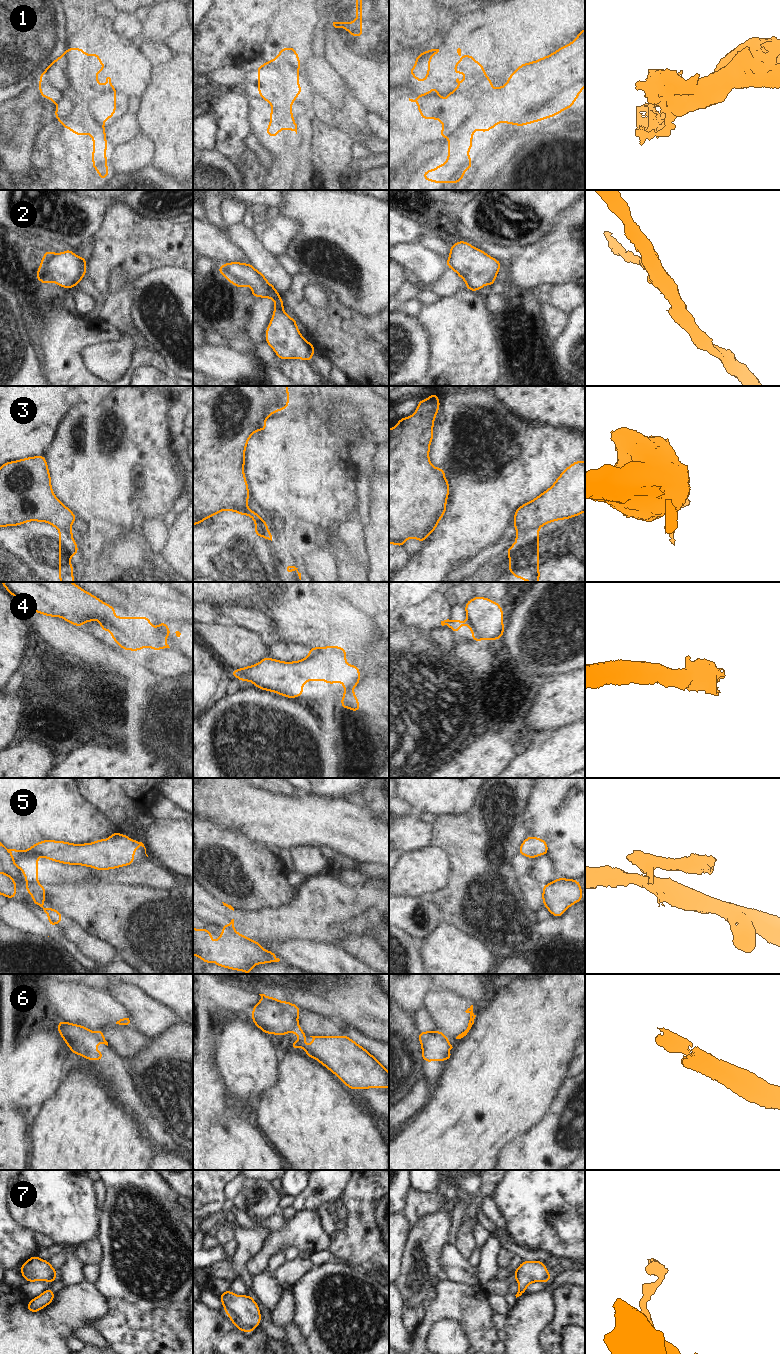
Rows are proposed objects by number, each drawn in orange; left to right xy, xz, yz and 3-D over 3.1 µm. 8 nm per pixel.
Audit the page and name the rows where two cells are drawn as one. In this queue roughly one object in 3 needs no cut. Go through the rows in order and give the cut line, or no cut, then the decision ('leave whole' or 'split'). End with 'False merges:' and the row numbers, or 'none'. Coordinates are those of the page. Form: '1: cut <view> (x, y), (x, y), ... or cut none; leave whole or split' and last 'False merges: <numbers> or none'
1: cut yz (444, 124), (458, 122), (474, 129); split
2: cut none; leave whole
3: cut yz (537, 527), (520, 531); split
4: cut none; leave whole
5: cut xz (236, 932), (231, 941), (221, 941); split
6: cut xz (298, 1024), (292, 1030); split
7: cut none; leave whole
False merges: 1, 3, 5, 6

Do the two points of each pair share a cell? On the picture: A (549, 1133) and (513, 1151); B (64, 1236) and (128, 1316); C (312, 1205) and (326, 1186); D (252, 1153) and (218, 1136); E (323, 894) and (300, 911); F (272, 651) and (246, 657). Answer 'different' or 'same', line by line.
A: same
B: different
C: same
D: same
E: same
F: different

